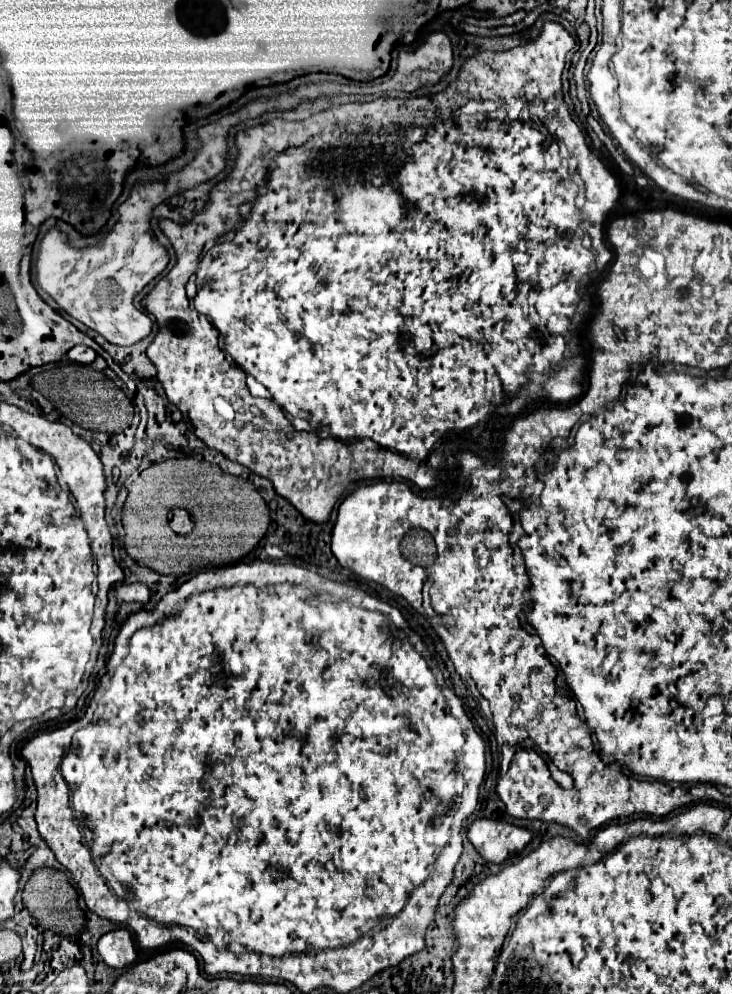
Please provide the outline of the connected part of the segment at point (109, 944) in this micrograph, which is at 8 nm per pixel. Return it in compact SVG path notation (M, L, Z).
M116 929L106 933L100 939L100 953L102 959L106 959L106 965L122 969L136 961L136 949L134 941L128 929Z

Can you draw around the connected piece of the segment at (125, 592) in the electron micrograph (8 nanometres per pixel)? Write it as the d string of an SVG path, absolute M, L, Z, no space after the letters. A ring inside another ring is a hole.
M130 583L130 585L120 585L116 589L116 597L118 597L118 603L126 601L126 603L132 603L132 601L138 601L142 605L148 603L150 599L150 589L146 583Z

